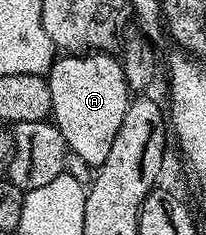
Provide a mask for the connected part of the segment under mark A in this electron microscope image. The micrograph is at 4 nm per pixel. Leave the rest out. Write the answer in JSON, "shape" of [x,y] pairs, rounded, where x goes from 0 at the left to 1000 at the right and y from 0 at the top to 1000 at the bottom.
{"shape":[[[529,217],[296,234],[243,285],[228,340],[257,443],[248,515],[306,574],[320,638],[403,677],[413,702],[490,706],[539,647],[558,574],[578,574],[578,540],[597,540],[597,489],[636,426],[583,255]]]}

